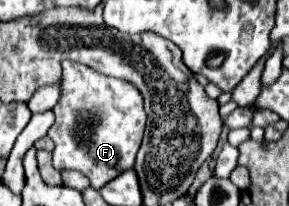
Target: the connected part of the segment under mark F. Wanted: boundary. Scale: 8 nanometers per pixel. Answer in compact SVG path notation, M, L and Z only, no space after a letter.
M62 61L62 69L62 97L54 107L56 123L48 131L56 145L52 163L56 169L82 171L100 189L134 165L146 125L144 101L132 83L100 75L82 63Z

